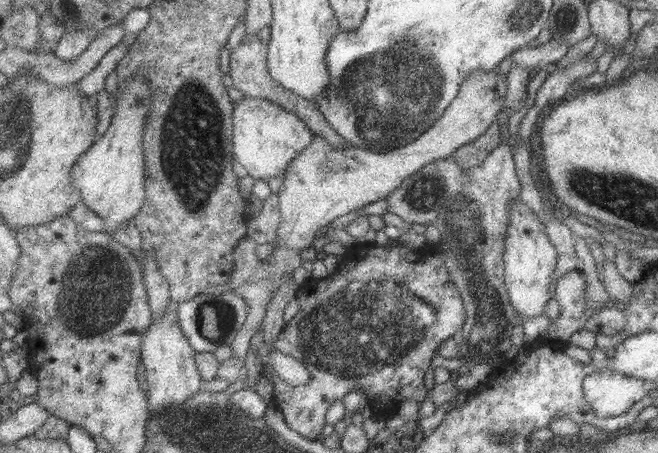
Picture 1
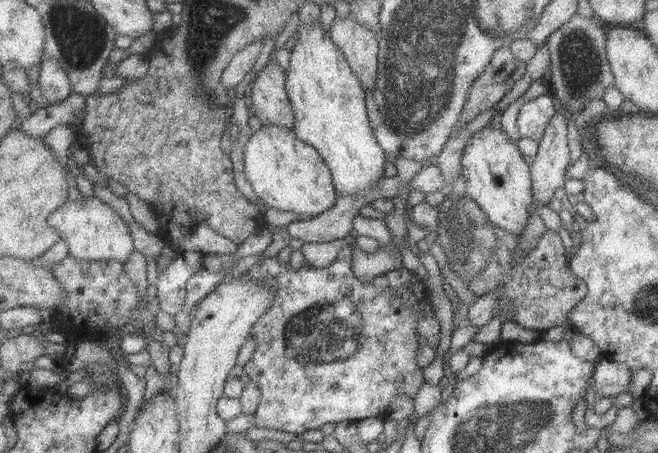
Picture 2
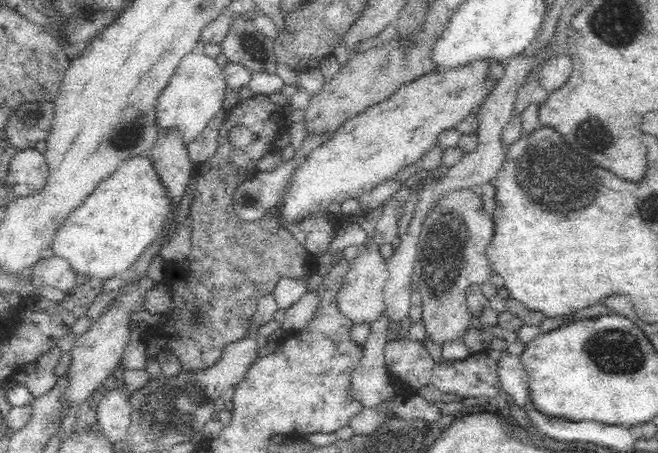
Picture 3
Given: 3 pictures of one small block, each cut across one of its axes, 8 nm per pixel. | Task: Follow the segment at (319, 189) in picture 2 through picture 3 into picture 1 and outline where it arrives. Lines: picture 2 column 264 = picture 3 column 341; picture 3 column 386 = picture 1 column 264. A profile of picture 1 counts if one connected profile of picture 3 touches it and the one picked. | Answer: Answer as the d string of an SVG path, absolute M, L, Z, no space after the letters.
M243 96L234 110L234 155L248 168L255 180L283 177L291 162L307 148L316 137L298 114L289 112L275 101L266 98Z

